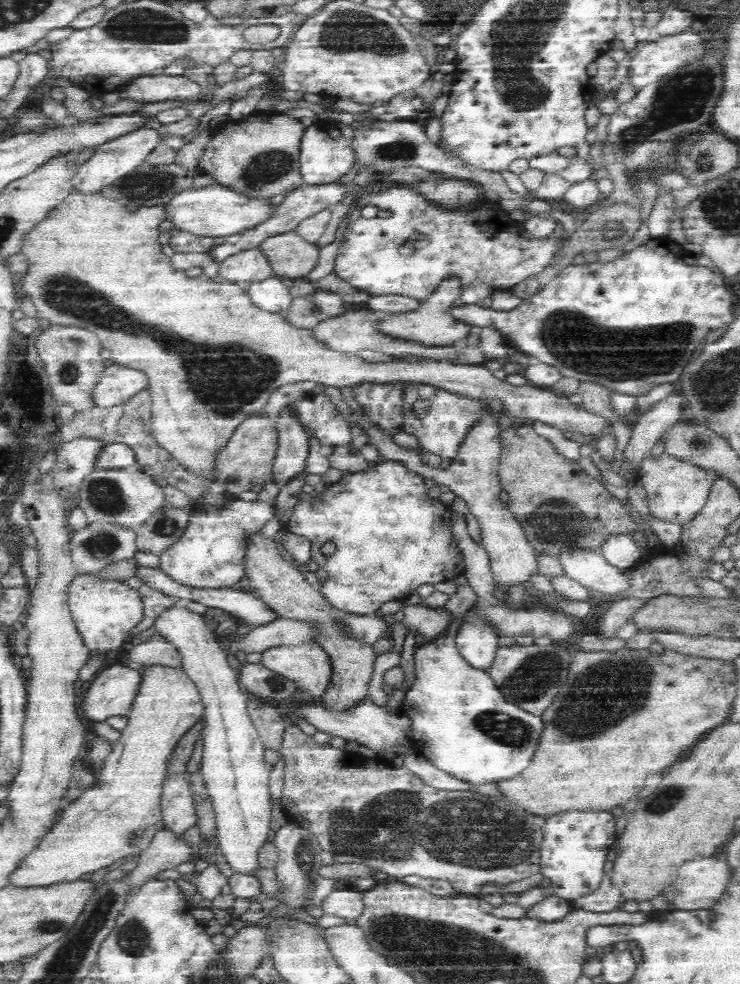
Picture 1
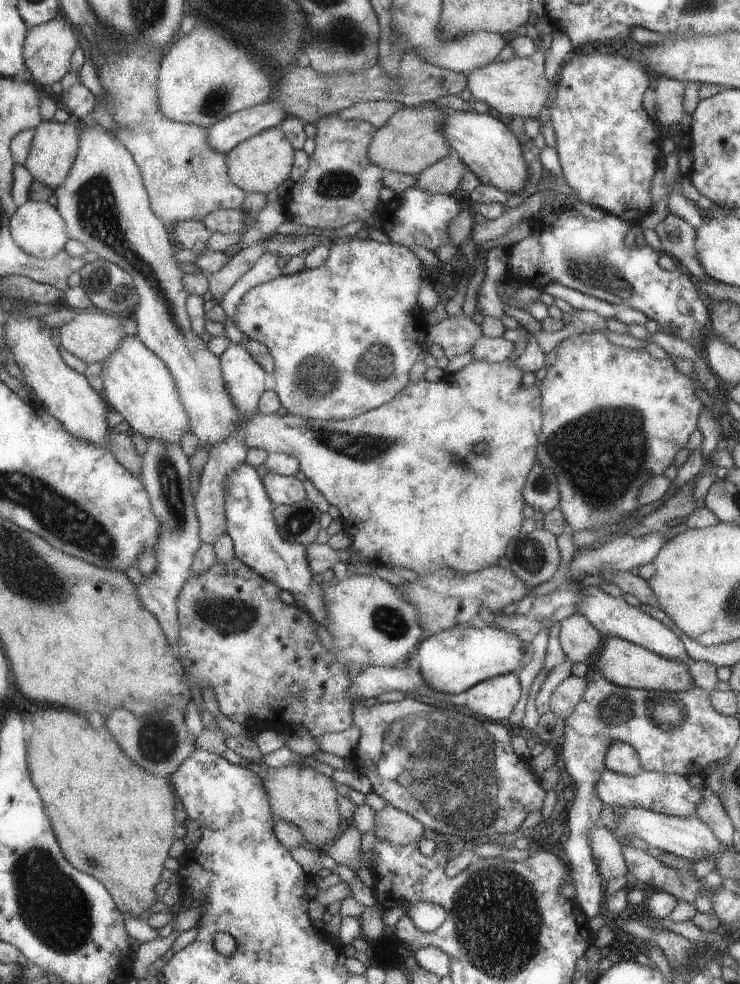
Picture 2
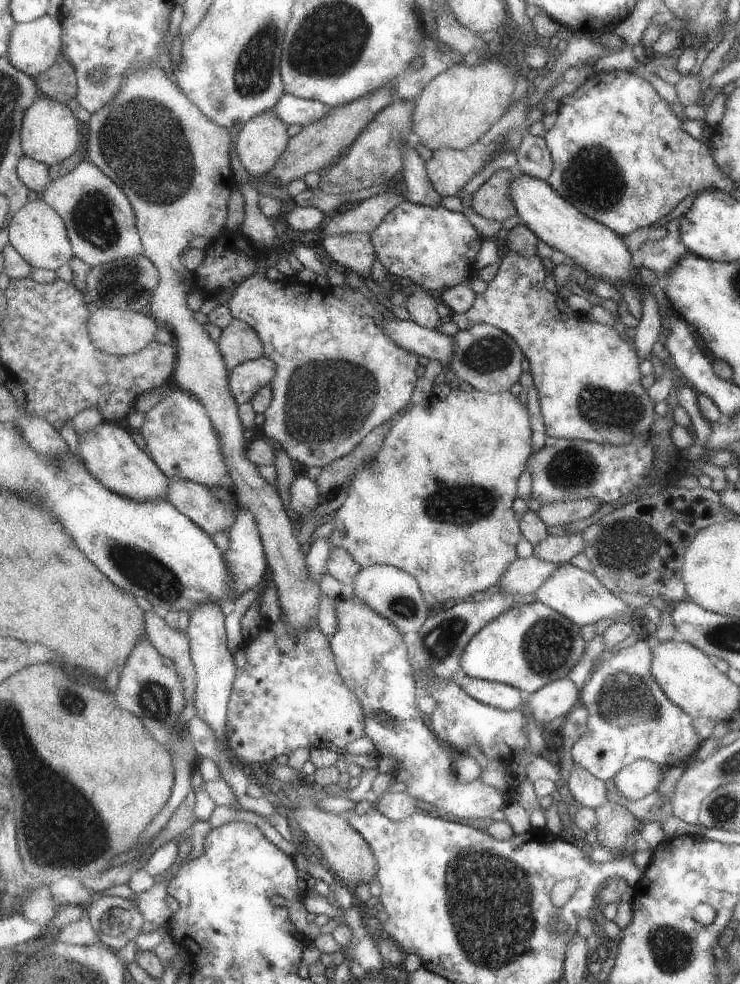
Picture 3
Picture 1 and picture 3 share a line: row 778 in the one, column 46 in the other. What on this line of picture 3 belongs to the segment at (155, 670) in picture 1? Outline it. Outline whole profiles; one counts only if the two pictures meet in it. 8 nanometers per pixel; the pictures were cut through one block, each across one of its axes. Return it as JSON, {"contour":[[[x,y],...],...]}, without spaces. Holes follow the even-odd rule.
{"contour":[[[39,97],[27,110],[21,129],[22,147],[25,154],[49,166],[68,159],[74,152],[81,150],[79,140],[79,119],[69,106],[53,97]]]}

